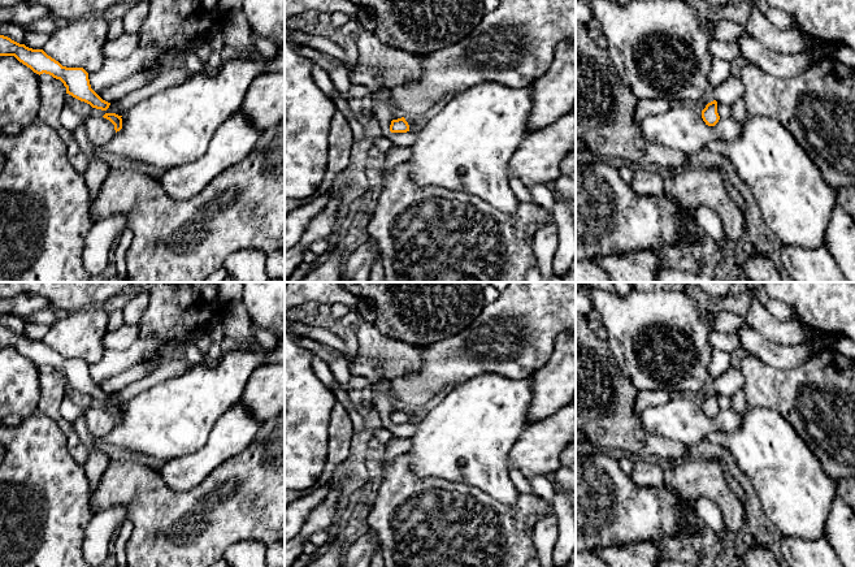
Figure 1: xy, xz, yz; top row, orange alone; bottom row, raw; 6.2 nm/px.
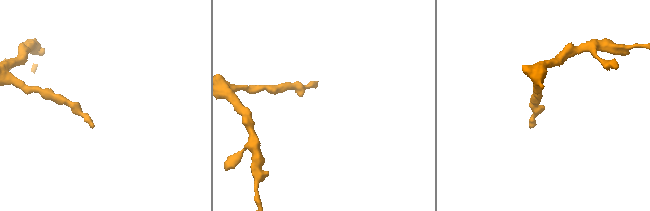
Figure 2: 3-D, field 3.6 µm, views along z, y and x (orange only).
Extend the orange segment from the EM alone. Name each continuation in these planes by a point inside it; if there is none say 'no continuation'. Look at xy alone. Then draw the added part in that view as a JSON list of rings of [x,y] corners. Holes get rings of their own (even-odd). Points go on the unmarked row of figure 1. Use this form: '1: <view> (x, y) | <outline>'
no continuation

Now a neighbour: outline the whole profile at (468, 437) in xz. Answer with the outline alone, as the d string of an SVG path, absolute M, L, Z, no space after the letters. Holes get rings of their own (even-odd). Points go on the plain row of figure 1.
M482 373L452 388L442 403L417 424L408 451L411 469L418 477L438 477L476 486L513 506L518 492L508 476L508 455L530 425L531 376L509 378Z

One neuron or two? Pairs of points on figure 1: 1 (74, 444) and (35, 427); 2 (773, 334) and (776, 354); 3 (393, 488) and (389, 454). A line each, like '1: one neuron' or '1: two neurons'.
1: two neurons
2: two neurons
3: two neurons

